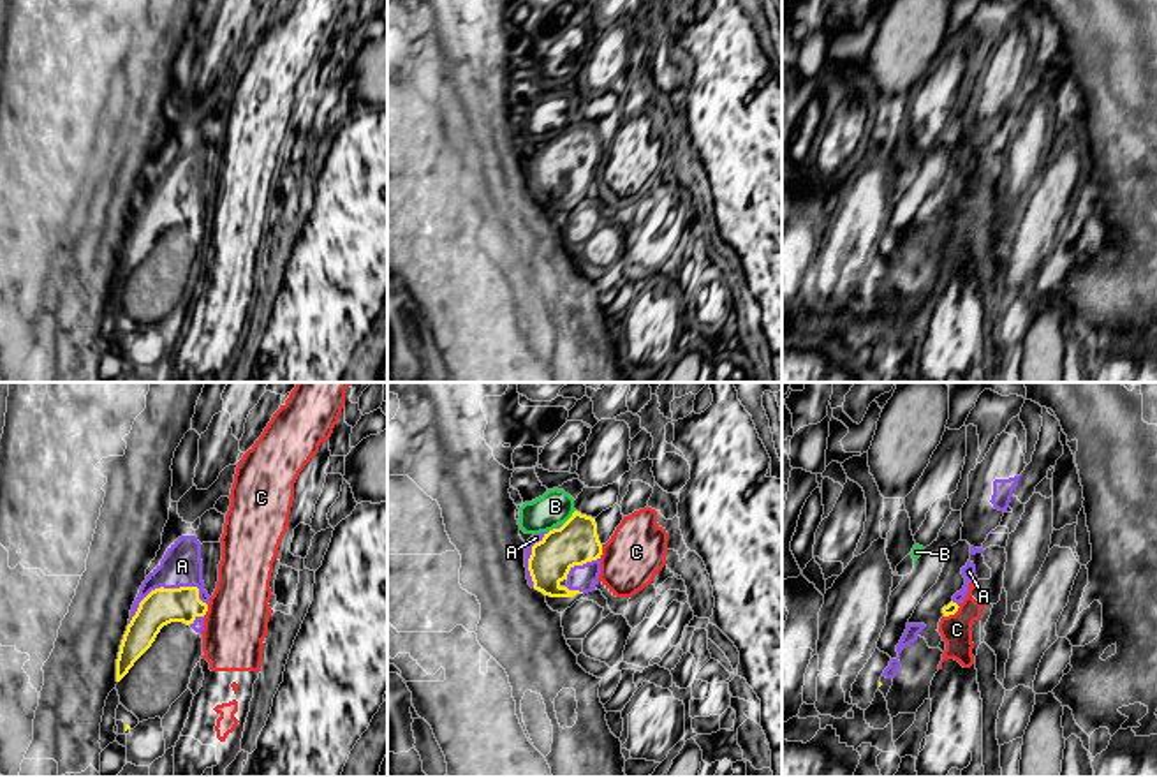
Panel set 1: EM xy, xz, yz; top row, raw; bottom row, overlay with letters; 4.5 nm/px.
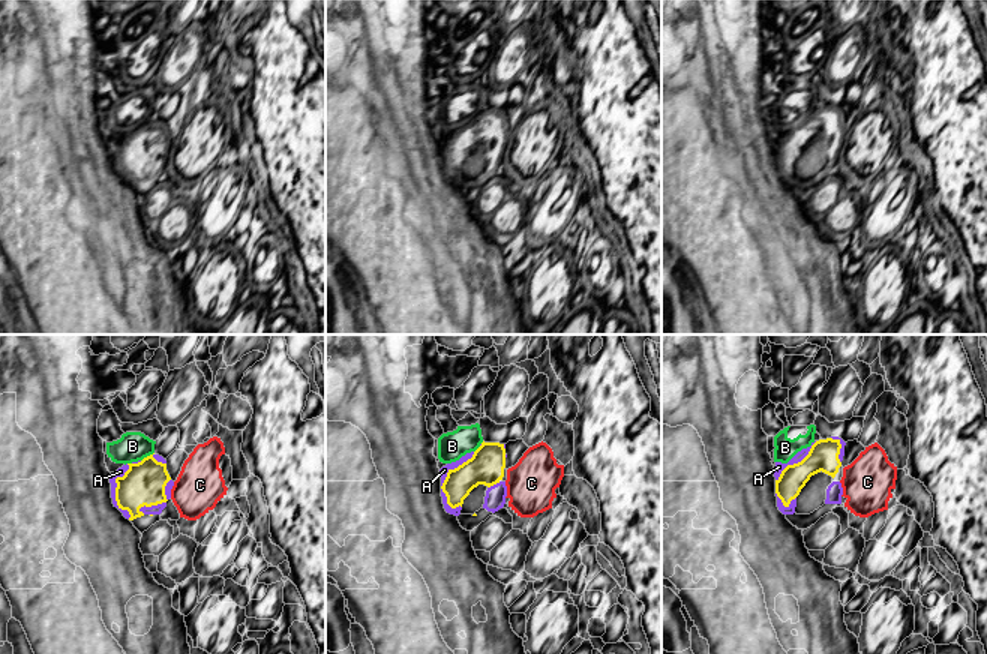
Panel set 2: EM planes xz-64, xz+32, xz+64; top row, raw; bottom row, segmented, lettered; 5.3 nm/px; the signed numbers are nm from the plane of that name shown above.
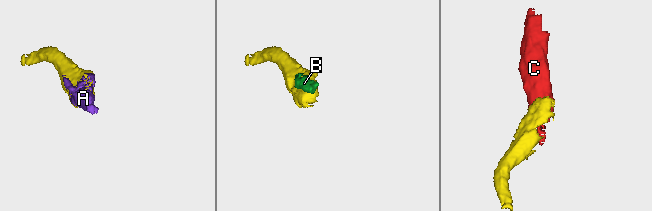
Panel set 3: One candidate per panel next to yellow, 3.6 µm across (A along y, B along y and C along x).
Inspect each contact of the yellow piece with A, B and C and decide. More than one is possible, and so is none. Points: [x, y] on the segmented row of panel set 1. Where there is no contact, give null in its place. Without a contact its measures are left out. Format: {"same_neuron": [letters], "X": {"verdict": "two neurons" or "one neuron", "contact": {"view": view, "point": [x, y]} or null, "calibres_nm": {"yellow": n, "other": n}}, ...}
{"same_neuron": ["A"], "A": {"verdict": "one neuron", "contact": {"view": "xy", "point": [166, 589]}, "calibres_nm": {"yellow": 170, "other": 190}}, "B": {"verdict": "two neurons", "contact": {"view": "xz", "point": [571, 517]}, "calibres_nm": {"yellow": 200, "other": 160}}, "C": {"verdict": "two neurons", "contact": {"view": "xz", "point": [601, 552]}, "calibres_nm": {"yellow": 200, "other": 280}}}

